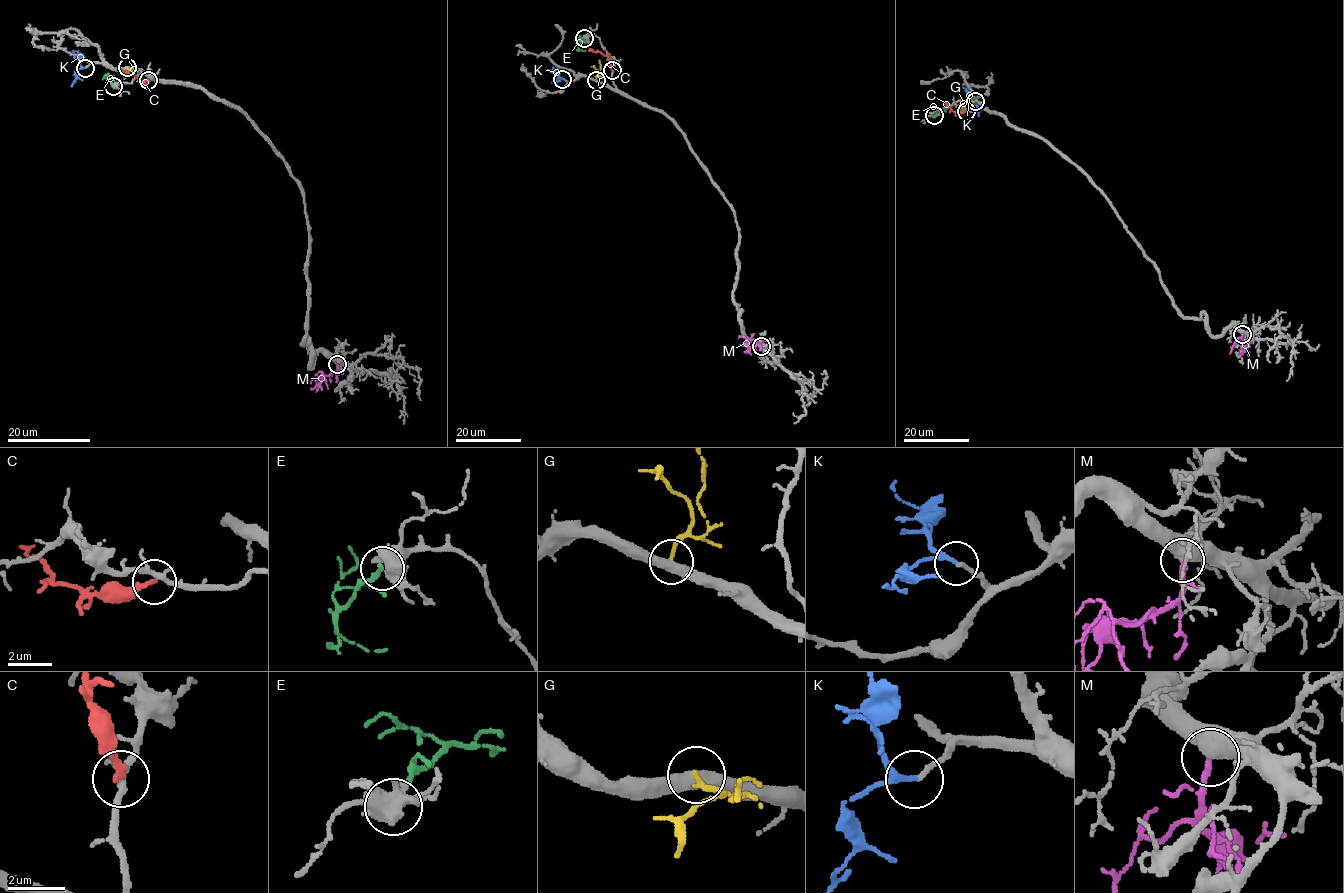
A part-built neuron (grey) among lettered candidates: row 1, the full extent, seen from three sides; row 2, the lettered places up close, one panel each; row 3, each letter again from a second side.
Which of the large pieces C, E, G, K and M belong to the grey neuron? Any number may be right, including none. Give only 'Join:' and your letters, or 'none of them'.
Join: K, M

